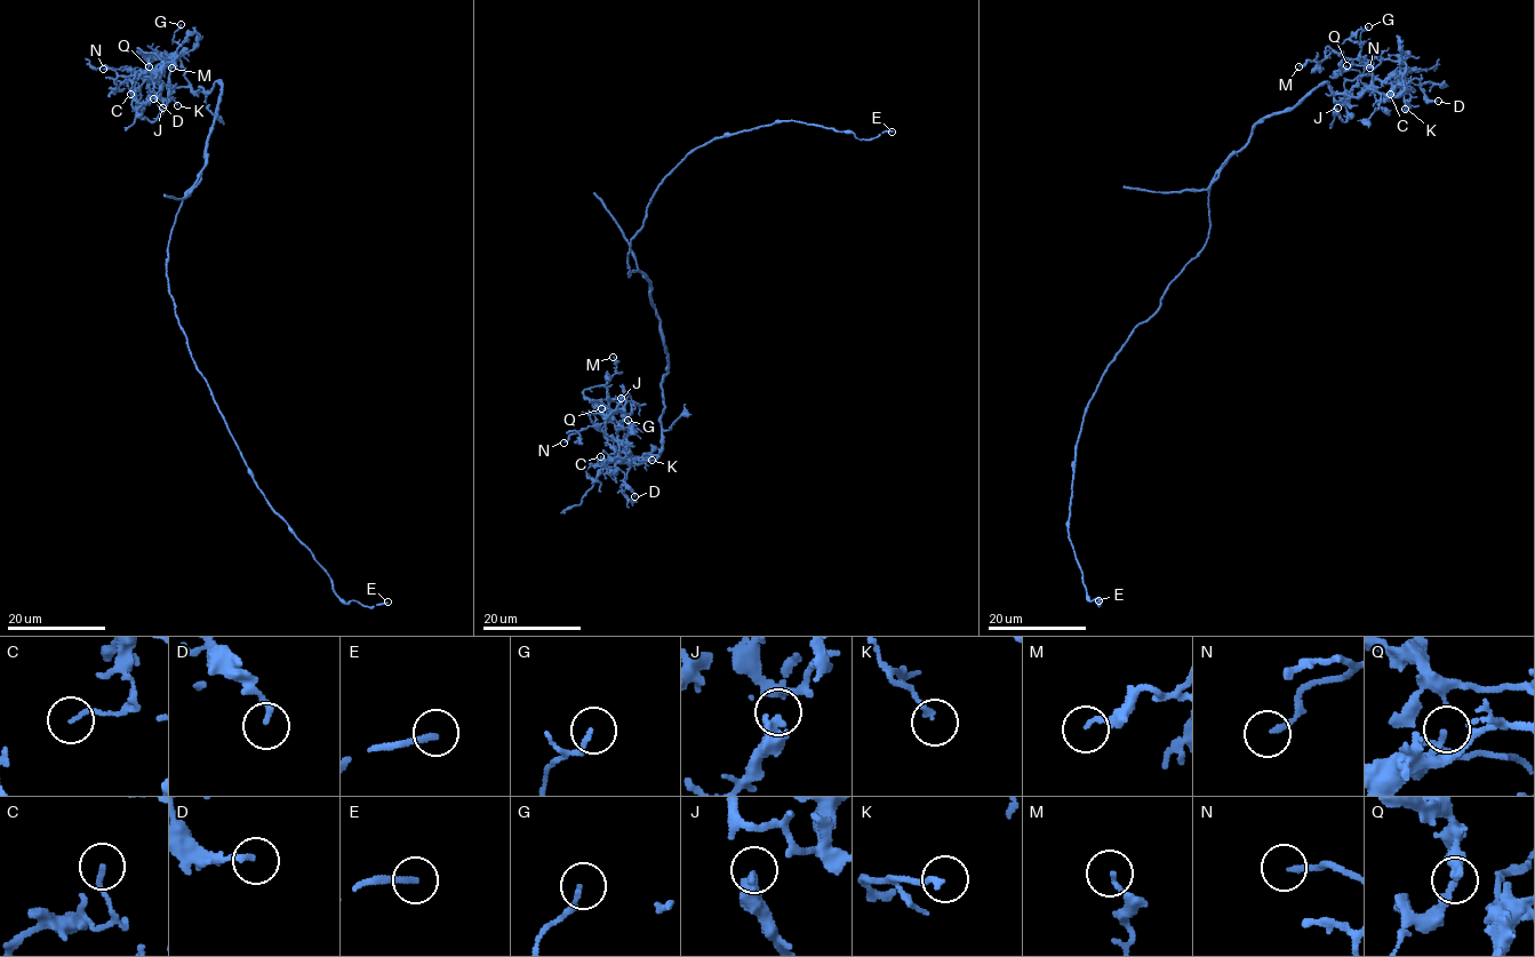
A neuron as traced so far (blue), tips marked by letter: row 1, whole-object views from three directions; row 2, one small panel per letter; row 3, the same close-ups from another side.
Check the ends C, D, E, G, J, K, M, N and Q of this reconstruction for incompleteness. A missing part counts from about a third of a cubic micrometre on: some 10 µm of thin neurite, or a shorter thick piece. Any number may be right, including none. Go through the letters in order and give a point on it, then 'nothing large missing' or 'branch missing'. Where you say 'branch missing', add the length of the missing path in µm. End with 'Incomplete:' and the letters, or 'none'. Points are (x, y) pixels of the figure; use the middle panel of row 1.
C: place (600, 456); nothing large missing
D: place (634, 496); nothing large missing
E: place (892, 132); branch missing; missing 45 µm
G: place (628, 420); nothing large missing
J: place (621, 398); nothing large missing
K: place (652, 460); branch missing; missing 10 µm
M: place (613, 357); nothing large missing
N: place (564, 443); nothing large missing
Q: place (601, 408); nothing large missing
Incomplete: E, K

